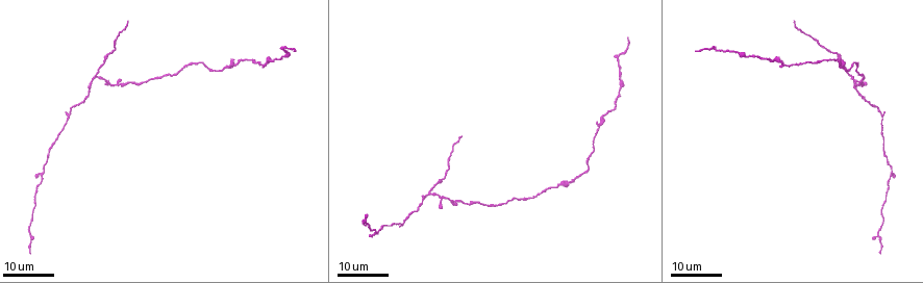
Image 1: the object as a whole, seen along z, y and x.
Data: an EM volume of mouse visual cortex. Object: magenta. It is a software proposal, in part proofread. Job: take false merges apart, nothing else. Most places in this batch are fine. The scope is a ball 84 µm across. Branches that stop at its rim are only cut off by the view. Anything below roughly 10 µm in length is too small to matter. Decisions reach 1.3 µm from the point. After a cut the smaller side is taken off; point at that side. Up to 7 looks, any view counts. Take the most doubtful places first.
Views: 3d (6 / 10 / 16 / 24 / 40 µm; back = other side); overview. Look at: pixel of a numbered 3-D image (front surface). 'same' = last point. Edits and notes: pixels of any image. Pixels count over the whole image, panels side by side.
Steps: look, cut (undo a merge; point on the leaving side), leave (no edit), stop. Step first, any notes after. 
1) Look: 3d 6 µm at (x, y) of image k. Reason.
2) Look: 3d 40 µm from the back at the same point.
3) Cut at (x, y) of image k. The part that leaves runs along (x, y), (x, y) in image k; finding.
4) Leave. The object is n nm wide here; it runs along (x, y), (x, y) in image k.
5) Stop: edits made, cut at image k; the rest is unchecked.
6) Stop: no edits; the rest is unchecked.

Look: 3d 16 µm at (94, 76) of image 1. Thin arm on a thick one.

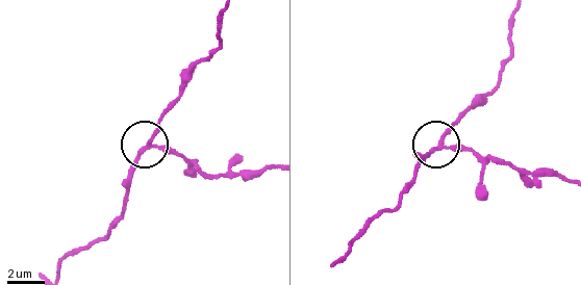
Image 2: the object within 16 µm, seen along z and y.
Look: 3d 6 µm at (441, 142) of image 2.

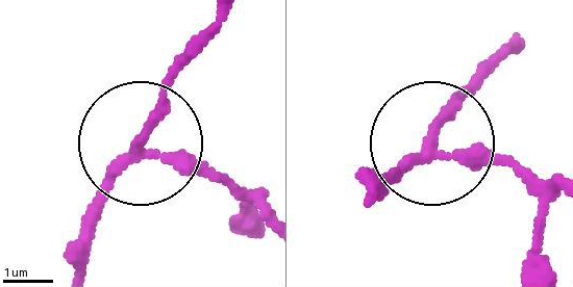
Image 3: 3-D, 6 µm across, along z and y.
Leave. 3 arms meet here; it runs along (265, 216), (145, 146), (162, 97), (212, 38) in image 3; all the same neuron.

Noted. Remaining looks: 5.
Look: 3d 16 µm at (118, 86) of image 1. Side arm on a straight run.

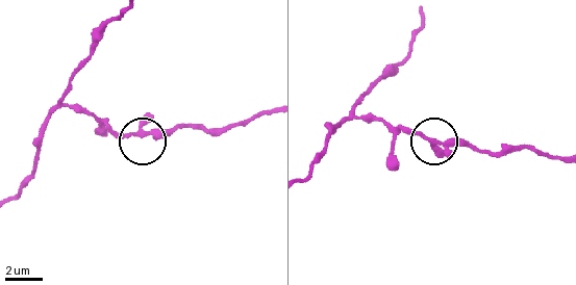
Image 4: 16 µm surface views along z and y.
Look: 3d 10 µm at (432, 141) of image 4. Zoom in.

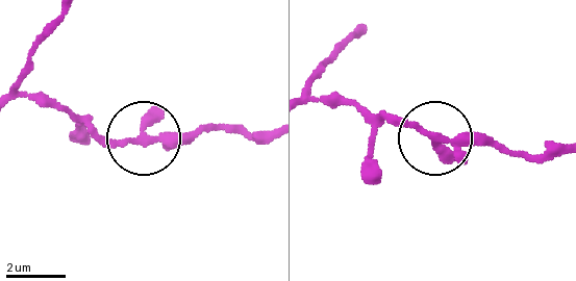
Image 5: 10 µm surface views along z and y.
Look: 3d 6 µm at (437, 138) of image 5.

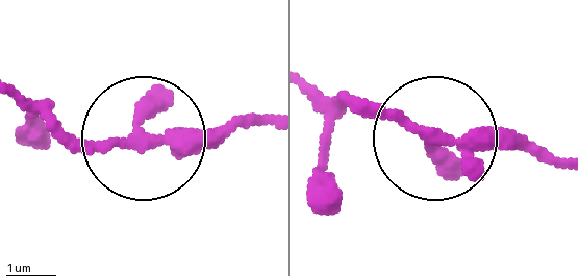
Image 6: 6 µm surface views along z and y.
Leave. It runs along (554, 157), (454, 145), (334, 99) in image 6; one neuron here.

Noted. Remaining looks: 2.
Look: 3d 16 µm at (879, 114) of image 1. Thin arm on a thick one.

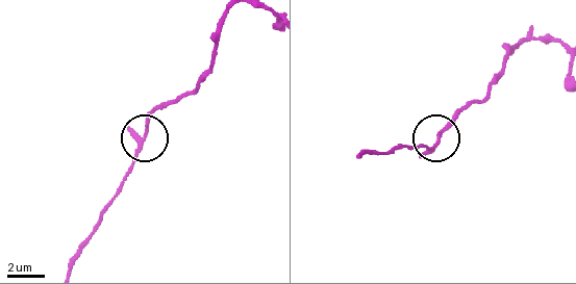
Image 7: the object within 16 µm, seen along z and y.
Look: 3d 10 µm at (436, 140) of image 7.

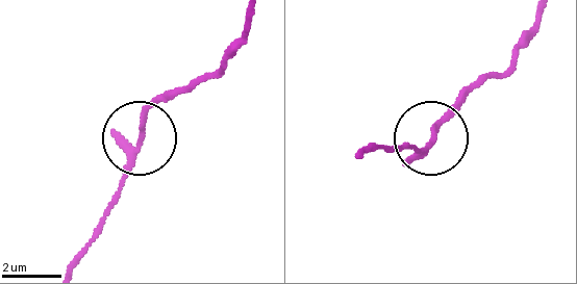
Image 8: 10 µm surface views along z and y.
Leave. The object is 170 nm wide here; it runs along (542, 10), (511, 62), (469, 93), (427, 150), (397, 145) in image 8; continuous, no second neuron.

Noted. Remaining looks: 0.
Stop: no edits; the rest is unchecked.

